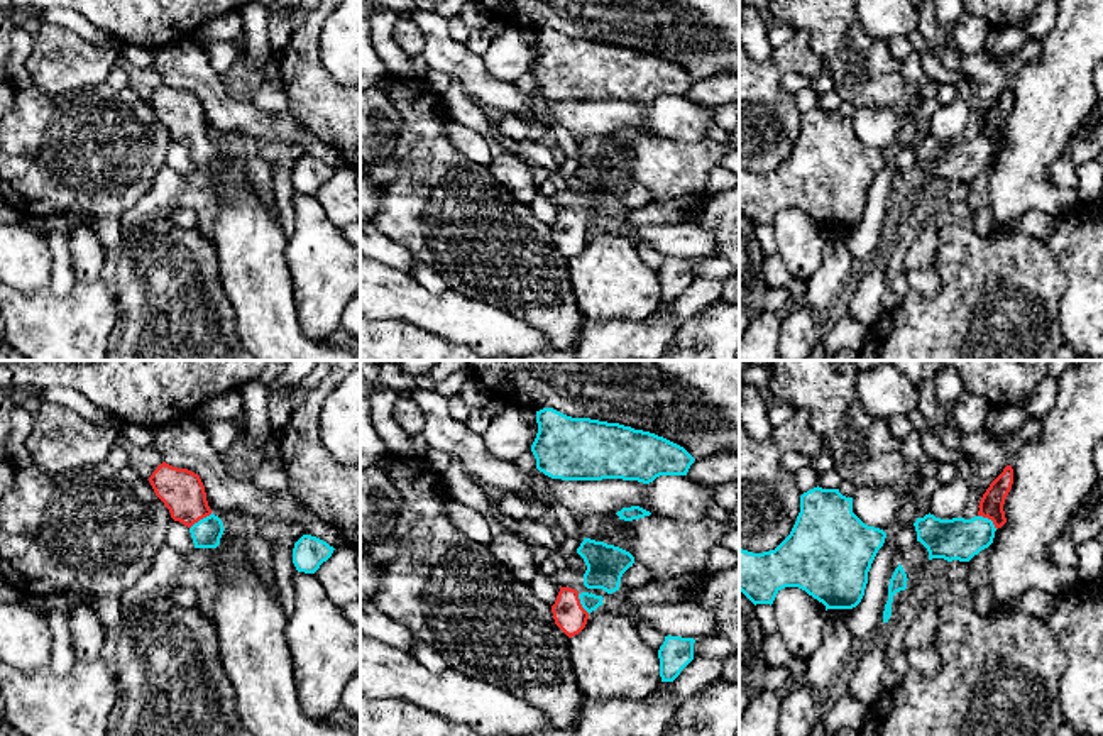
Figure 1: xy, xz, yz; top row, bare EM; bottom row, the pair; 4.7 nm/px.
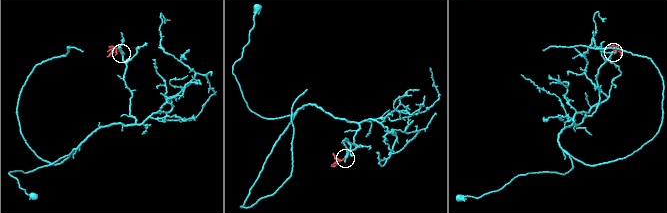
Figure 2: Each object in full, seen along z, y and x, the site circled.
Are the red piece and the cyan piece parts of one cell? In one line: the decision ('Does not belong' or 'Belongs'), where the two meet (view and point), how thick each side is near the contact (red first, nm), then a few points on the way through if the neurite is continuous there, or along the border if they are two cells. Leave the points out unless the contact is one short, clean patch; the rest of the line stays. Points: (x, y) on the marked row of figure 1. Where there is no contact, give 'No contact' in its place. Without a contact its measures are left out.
Belongs. Touches red at xy (200, 518). Thickness 200 nm (red) against 140 nm. Path across: xy (181, 491), (190, 508), (200, 518), (205, 533)

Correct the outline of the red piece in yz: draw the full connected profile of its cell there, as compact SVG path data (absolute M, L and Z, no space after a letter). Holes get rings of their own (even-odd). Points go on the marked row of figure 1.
M1007 465L983 494L978 506L980 511L971 519L941 519L930 513L917 518L914 523L917 541L927 548L929 560L969 562L981 550L988 548L993 543L995 531L1007 523L1003 504L1012 484L1013 469Z

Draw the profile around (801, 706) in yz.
M809 685L782 692L780 736L810 736L820 721L820 697Z

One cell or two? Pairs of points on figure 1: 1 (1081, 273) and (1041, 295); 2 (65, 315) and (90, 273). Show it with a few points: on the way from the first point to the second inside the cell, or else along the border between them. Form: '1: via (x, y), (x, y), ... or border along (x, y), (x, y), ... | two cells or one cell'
1: border along (1046, 247), (1066, 278), (1059, 320) | two cells
2: border along (98, 278), (76, 281) | two cells

